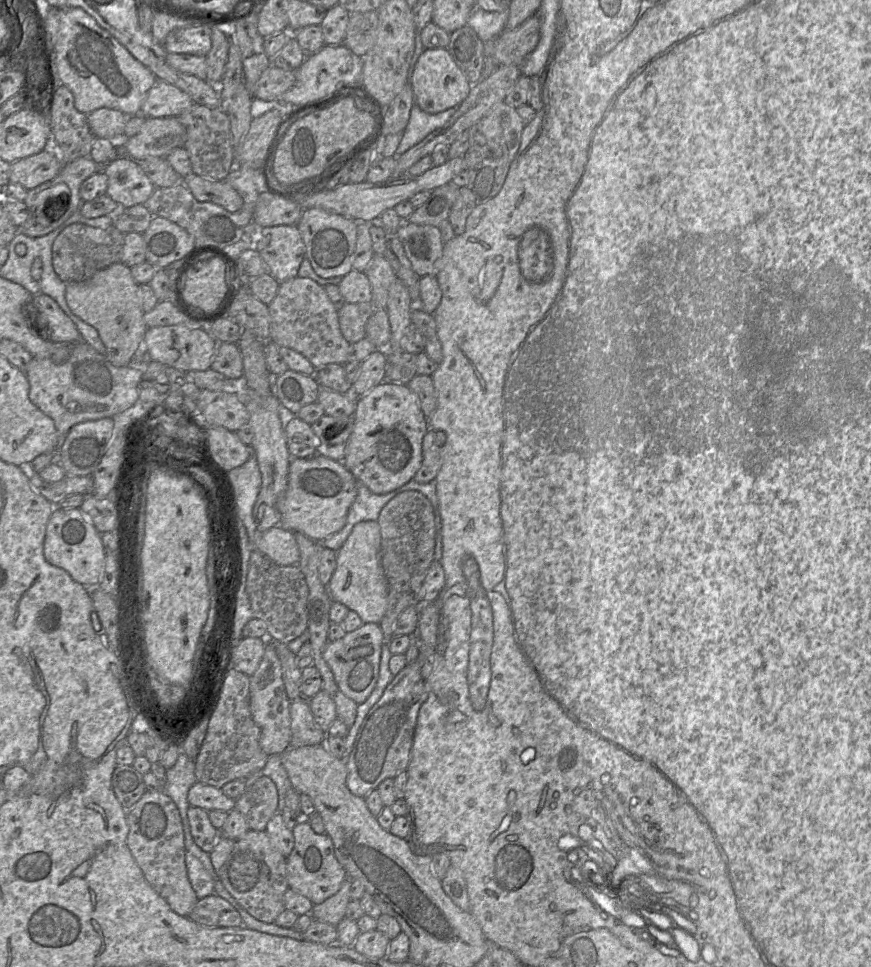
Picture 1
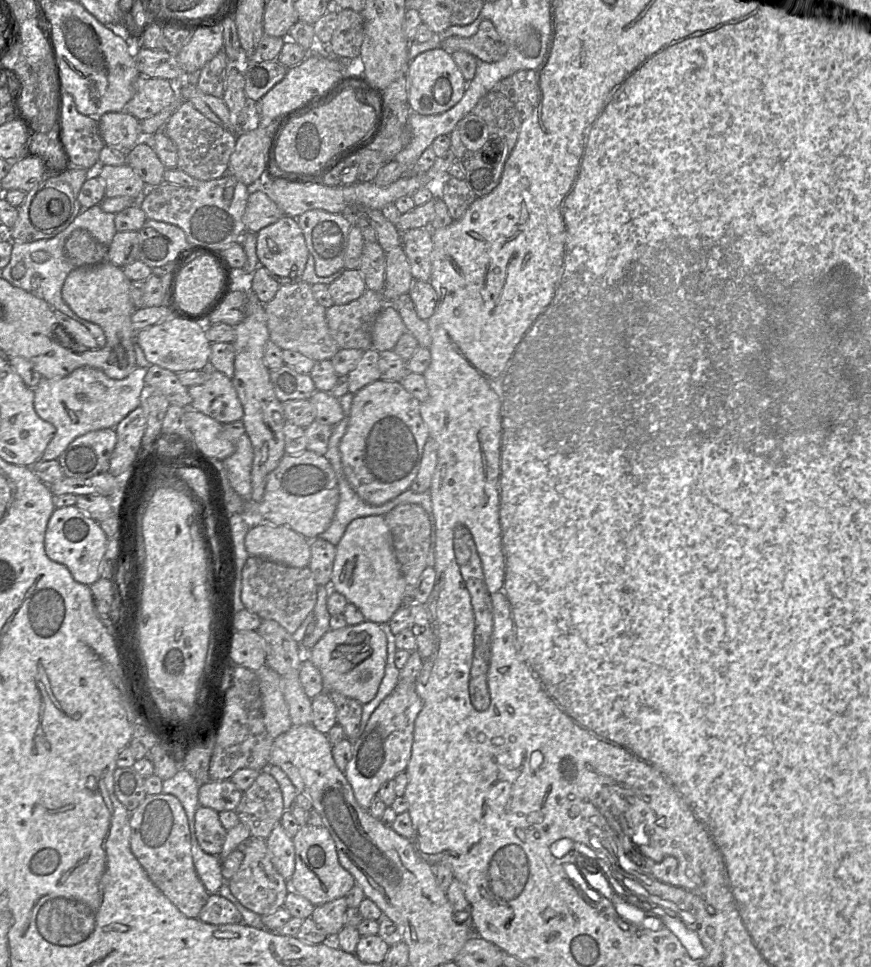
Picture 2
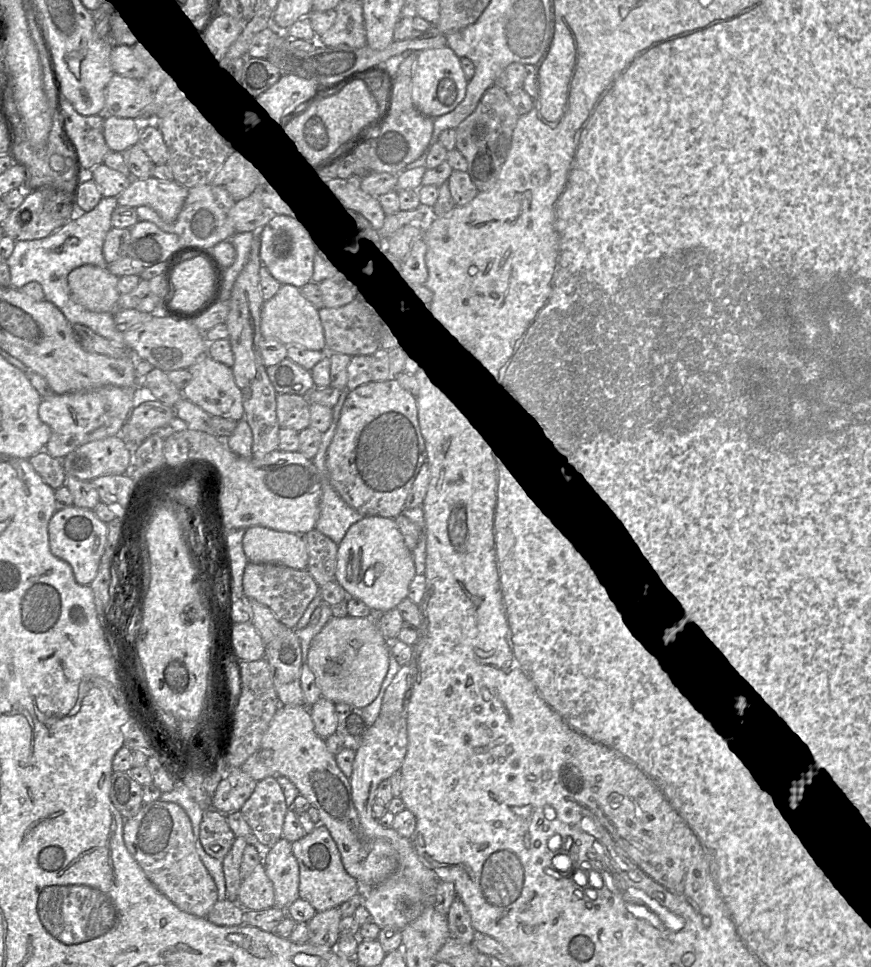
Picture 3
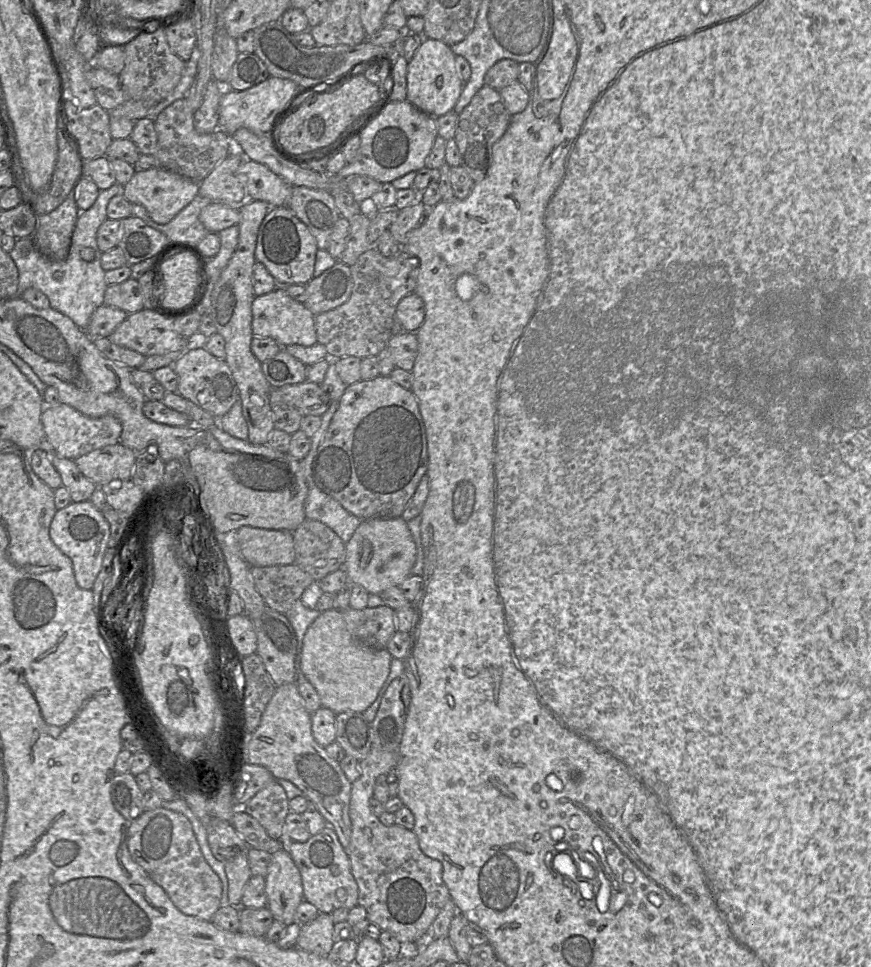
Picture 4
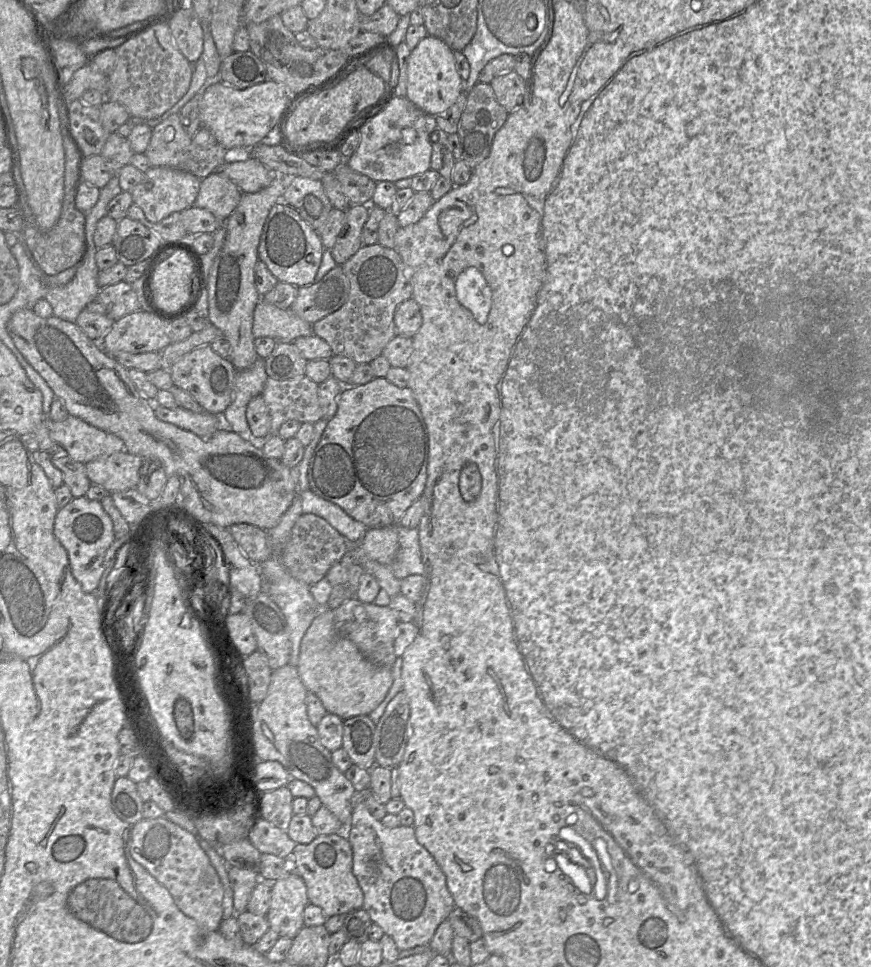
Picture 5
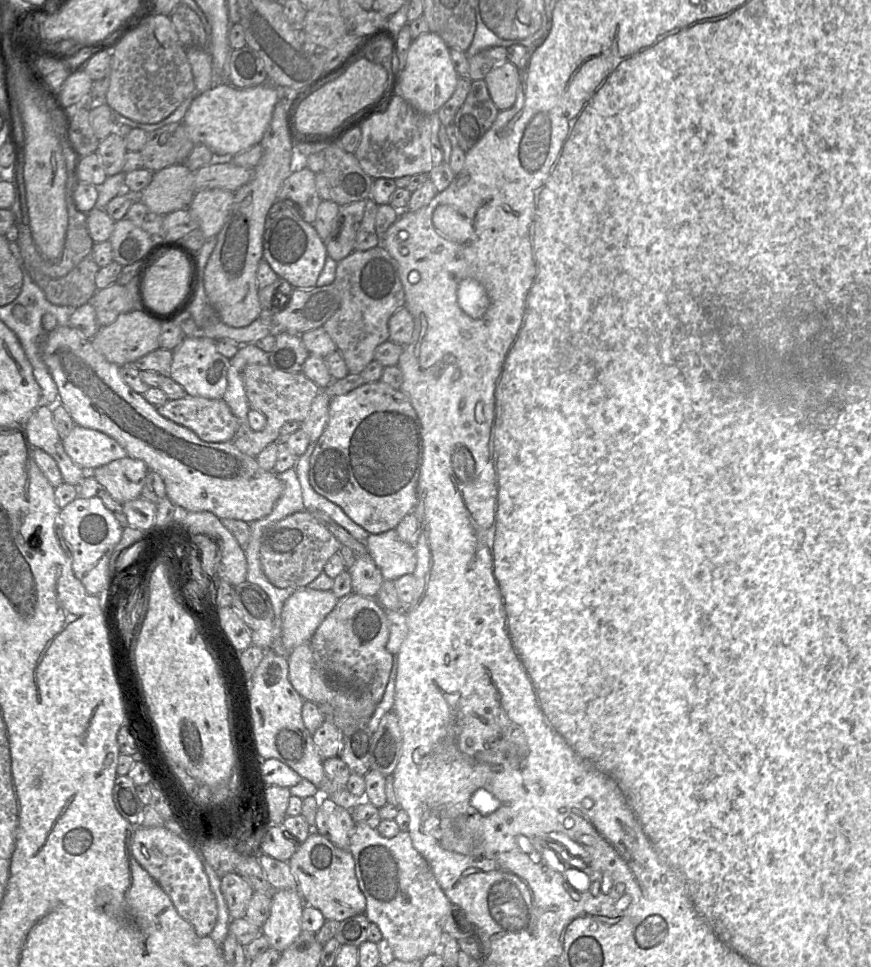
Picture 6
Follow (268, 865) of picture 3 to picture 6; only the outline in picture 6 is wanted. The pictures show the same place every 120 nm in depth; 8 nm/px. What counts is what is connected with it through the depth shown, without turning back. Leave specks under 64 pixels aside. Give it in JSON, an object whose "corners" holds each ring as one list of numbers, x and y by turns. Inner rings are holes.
{"corners":[[277,890,271,898,271,911,261,928,270,947,286,950,302,932,301,919,304,900,298,891]]}

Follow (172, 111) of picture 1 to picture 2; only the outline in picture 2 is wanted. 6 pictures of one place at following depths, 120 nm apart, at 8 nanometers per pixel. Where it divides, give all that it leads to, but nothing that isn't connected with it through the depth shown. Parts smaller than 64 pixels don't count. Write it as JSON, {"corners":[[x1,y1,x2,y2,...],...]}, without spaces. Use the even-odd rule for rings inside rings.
{"corners":[[140,75,135,80,135,92,132,98,130,99,130,101,125,105,123,111,130,113,131,115,135,116,138,120,142,121,146,118,154,116,155,114,159,113,162,109,169,107,170,105,177,105,178,108,182,101,187,101,187,100,180,99,179,88,174,82,168,79,152,78,152,77,146,77]]}

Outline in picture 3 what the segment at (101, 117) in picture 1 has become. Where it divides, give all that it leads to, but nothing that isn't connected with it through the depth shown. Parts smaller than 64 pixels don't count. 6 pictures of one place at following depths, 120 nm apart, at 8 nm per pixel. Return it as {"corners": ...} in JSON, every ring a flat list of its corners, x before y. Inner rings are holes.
{"corners":[[106,116,103,130,109,149,123,152,137,144,142,123,129,117]]}

